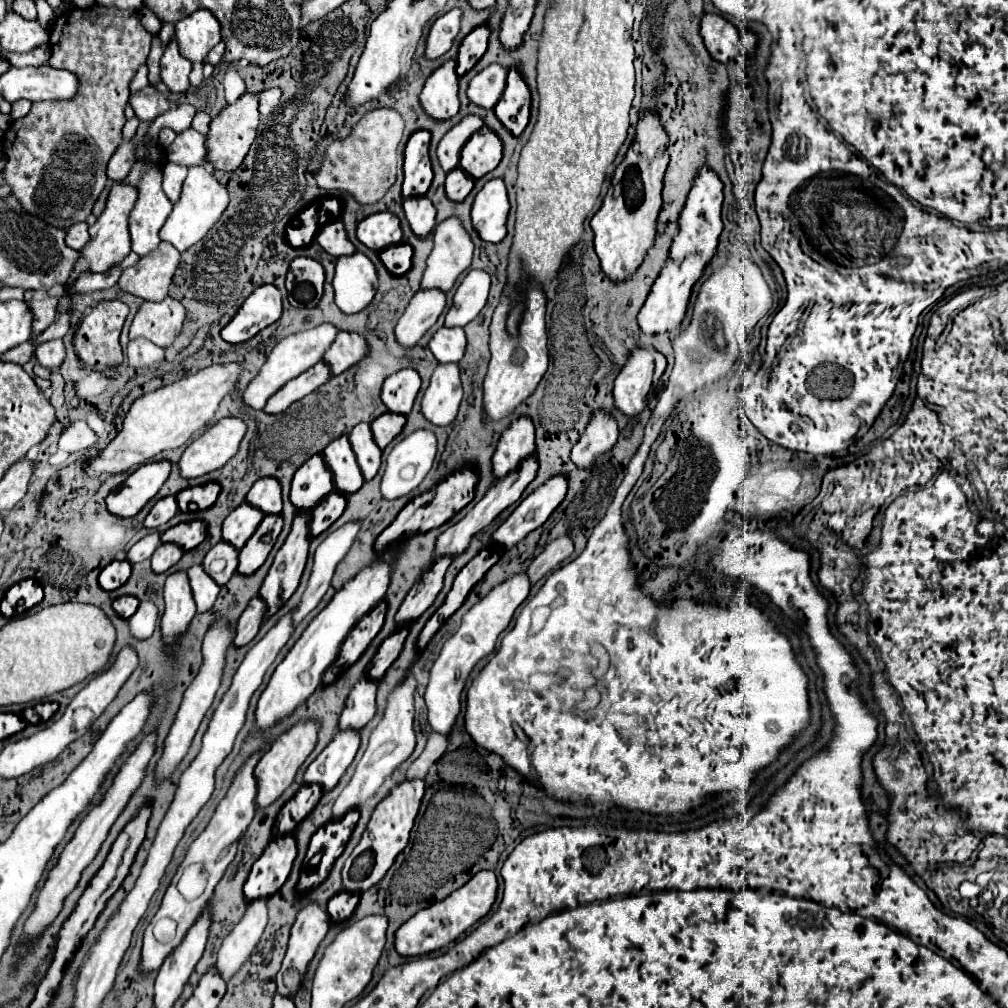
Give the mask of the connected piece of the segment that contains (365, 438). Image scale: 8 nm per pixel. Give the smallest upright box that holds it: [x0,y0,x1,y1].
[348,423,380,481]

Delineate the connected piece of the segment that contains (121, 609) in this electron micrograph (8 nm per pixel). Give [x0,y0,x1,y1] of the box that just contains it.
[112,595,138,619]

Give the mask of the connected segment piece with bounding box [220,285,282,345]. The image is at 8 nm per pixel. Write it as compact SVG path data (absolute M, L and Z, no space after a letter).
M260 285L220 331L222 339L236 345L252 339L264 327L276 323L282 315L282 295L274 285Z

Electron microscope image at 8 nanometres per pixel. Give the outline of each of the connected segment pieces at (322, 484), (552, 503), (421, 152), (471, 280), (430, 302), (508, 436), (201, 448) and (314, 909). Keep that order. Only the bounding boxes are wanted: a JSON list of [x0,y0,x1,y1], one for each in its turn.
[[290,455,332,511],[492,473,568,547],[402,131,432,197],[444,271,490,327],[394,289,446,349],[492,415,536,479],[178,417,244,479],[278,903,330,997]]

